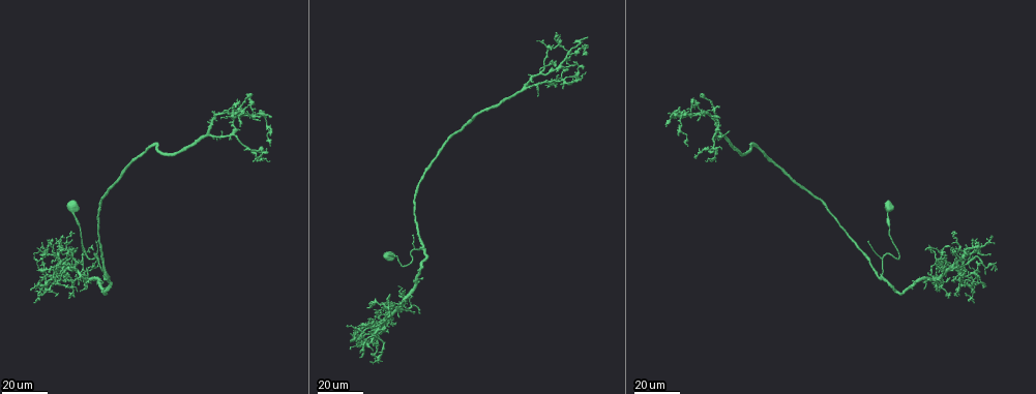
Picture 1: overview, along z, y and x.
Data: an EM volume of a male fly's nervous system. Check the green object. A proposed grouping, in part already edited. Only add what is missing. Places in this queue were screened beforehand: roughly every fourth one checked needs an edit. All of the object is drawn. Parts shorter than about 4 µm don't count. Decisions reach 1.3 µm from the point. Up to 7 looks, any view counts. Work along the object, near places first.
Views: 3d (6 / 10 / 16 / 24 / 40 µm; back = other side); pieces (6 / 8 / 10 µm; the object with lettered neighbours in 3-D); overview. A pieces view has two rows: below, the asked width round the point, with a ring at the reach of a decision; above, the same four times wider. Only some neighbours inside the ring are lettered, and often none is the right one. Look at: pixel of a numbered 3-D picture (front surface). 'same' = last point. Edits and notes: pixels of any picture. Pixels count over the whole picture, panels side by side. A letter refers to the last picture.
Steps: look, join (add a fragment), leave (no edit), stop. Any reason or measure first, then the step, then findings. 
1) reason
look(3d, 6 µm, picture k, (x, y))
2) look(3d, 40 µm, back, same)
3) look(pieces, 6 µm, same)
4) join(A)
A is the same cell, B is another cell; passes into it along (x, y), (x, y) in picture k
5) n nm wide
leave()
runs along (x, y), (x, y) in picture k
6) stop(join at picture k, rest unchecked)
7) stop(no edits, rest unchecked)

tapers out
look(3d, 40 µm, picture 1, (719, 116))

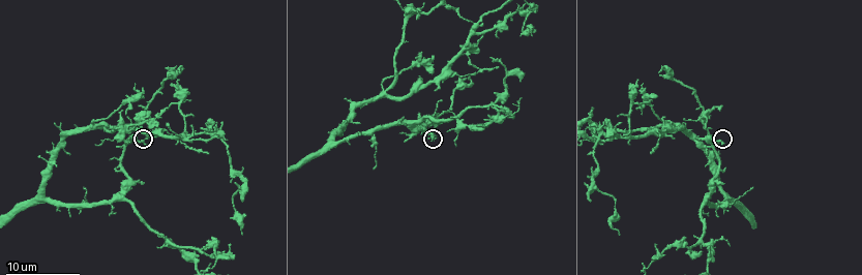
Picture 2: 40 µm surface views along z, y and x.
look(pieces, 8 µm, picture 2, (720, 144))

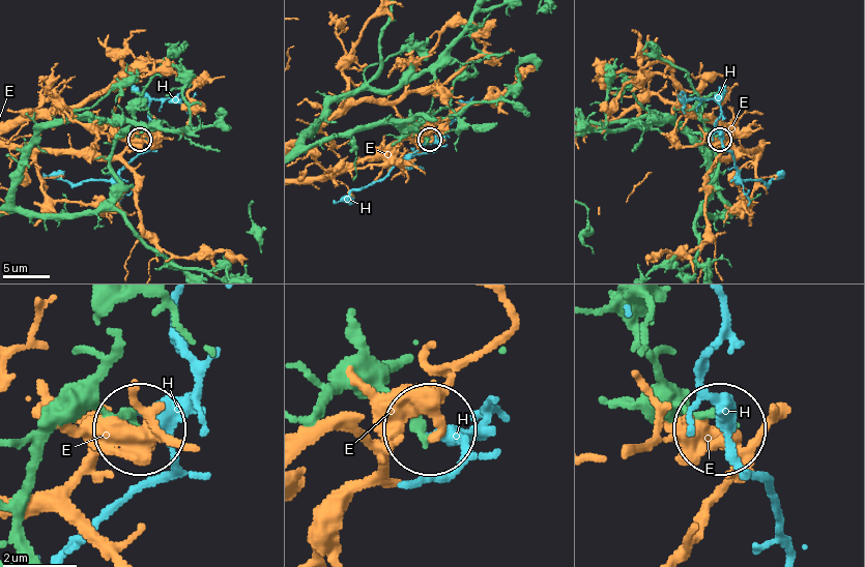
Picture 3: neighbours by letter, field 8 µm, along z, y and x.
leave()
E and H are other cells; none of them fits

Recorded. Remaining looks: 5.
look(pieces, 10 µm, picture 2, (138, 104))

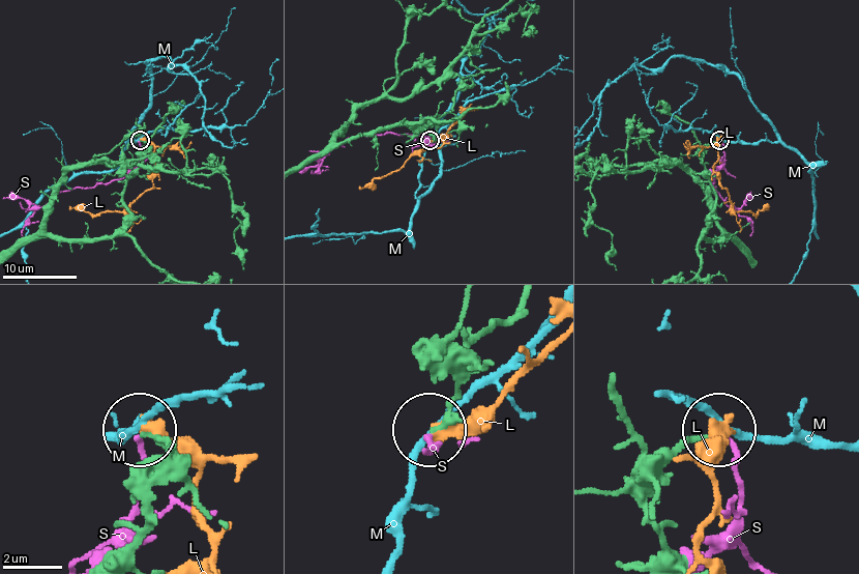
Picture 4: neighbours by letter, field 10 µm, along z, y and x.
leave()
L, M and S are other cells; runs along (433, 355), (455, 384), (436, 427) in picture 4; no lettered fragment goes on from it

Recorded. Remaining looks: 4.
free end
look(3d, 40 µm, picture 1, (956, 232))

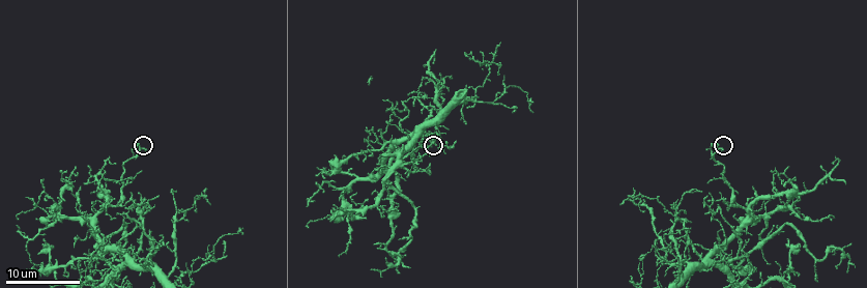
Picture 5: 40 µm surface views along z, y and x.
what lies round it
look(pieces, 8 µm, picture 5, (145, 151))

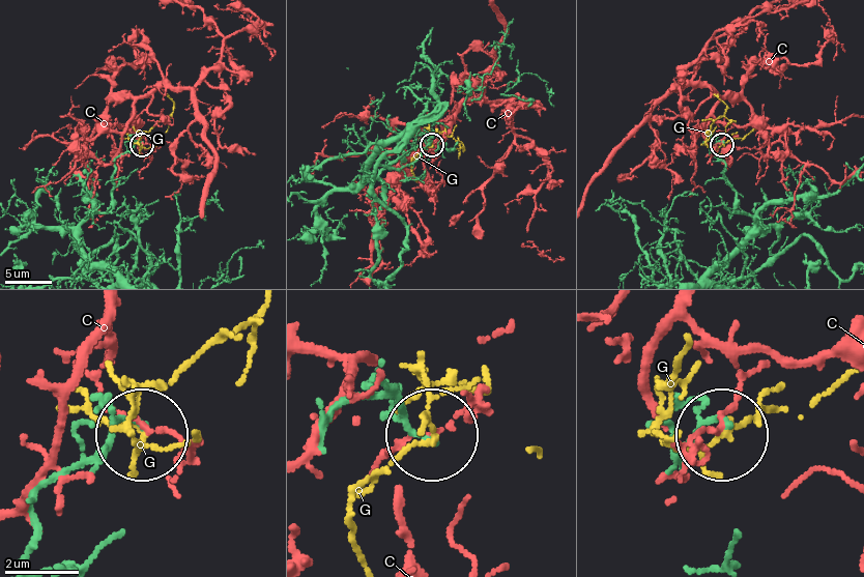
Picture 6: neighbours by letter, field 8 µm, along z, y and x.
leave()
C and G are other cells; no lettered fragment goes on from it

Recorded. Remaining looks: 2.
stop(no edits, rest unchecked)

